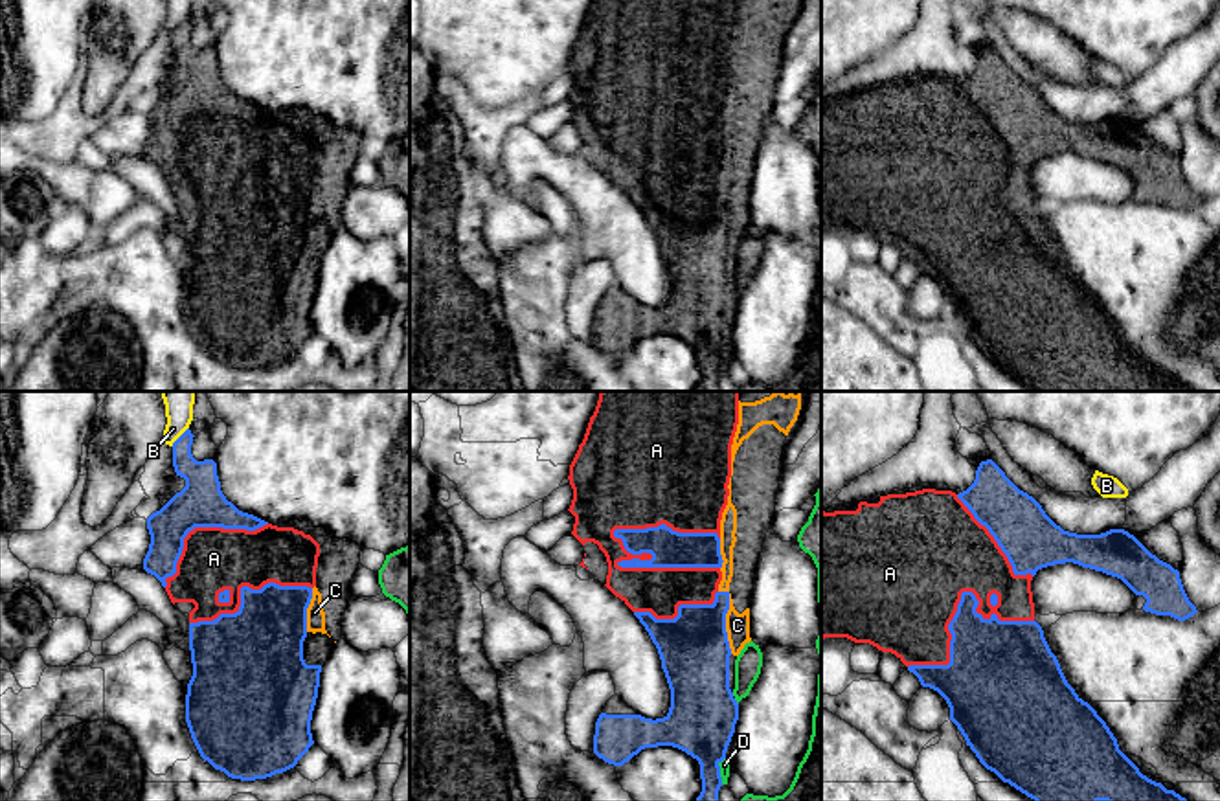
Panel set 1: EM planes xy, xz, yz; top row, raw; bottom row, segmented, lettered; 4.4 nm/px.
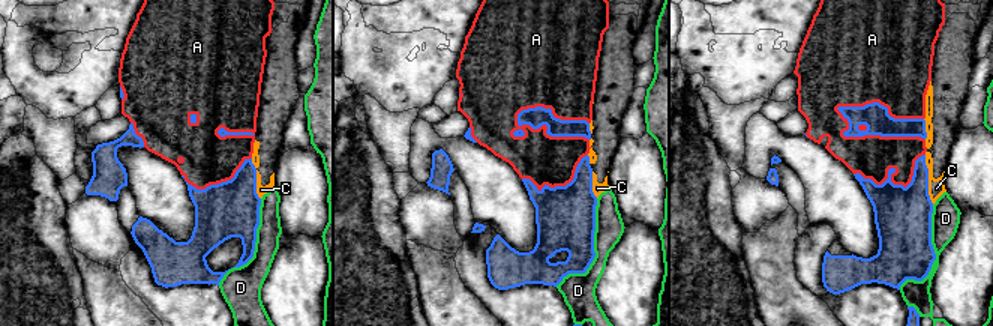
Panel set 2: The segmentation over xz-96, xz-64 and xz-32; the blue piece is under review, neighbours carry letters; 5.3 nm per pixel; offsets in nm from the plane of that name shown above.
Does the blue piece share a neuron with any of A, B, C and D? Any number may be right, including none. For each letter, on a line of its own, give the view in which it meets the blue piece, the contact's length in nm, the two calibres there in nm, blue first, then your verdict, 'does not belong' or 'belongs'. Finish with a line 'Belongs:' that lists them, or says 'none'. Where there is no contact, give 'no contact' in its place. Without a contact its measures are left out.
A: contact in xz; length 500 nm; calibres 160 and 200 nm; belongs
B: contact in xy; length 120 nm; calibres 160 and 100 nm; does not belong
C: contact in xz; length 280 nm; calibres 300 and 110 nm; belongs
D: contact in xz; length 120 nm; calibres 300 and 50 nm; does not belong
Belongs: A, C

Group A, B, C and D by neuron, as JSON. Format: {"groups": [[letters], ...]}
{"groups": [["A", "C"], ["B"], ["D"]]}

